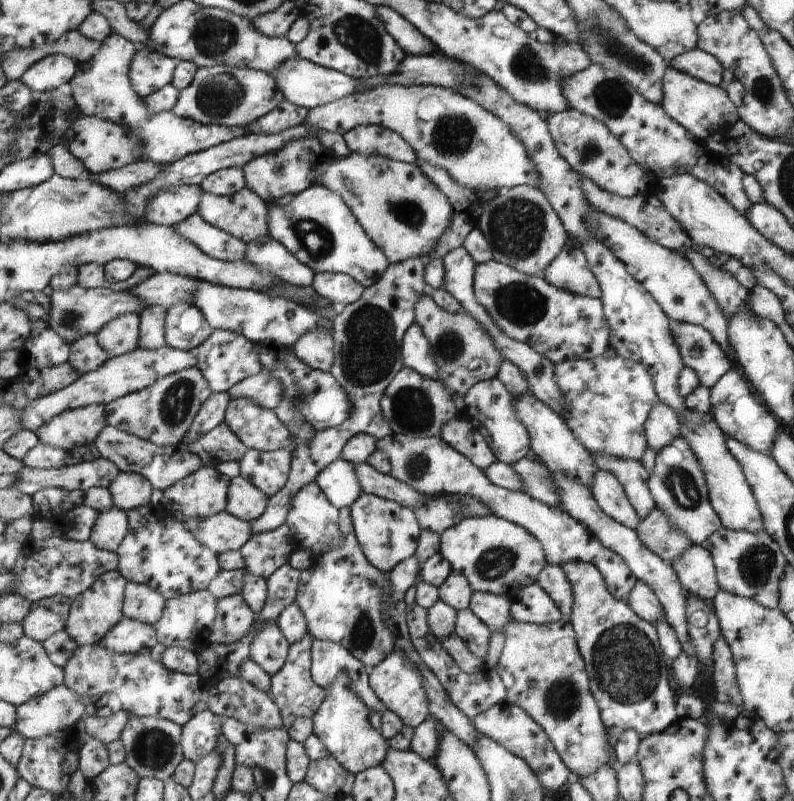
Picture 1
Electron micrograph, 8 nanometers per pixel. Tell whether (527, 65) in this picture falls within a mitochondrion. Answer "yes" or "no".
yes

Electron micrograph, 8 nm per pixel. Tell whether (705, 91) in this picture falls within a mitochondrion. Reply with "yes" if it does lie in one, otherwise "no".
no

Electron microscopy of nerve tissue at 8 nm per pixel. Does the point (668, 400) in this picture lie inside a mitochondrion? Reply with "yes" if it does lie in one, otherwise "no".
no

